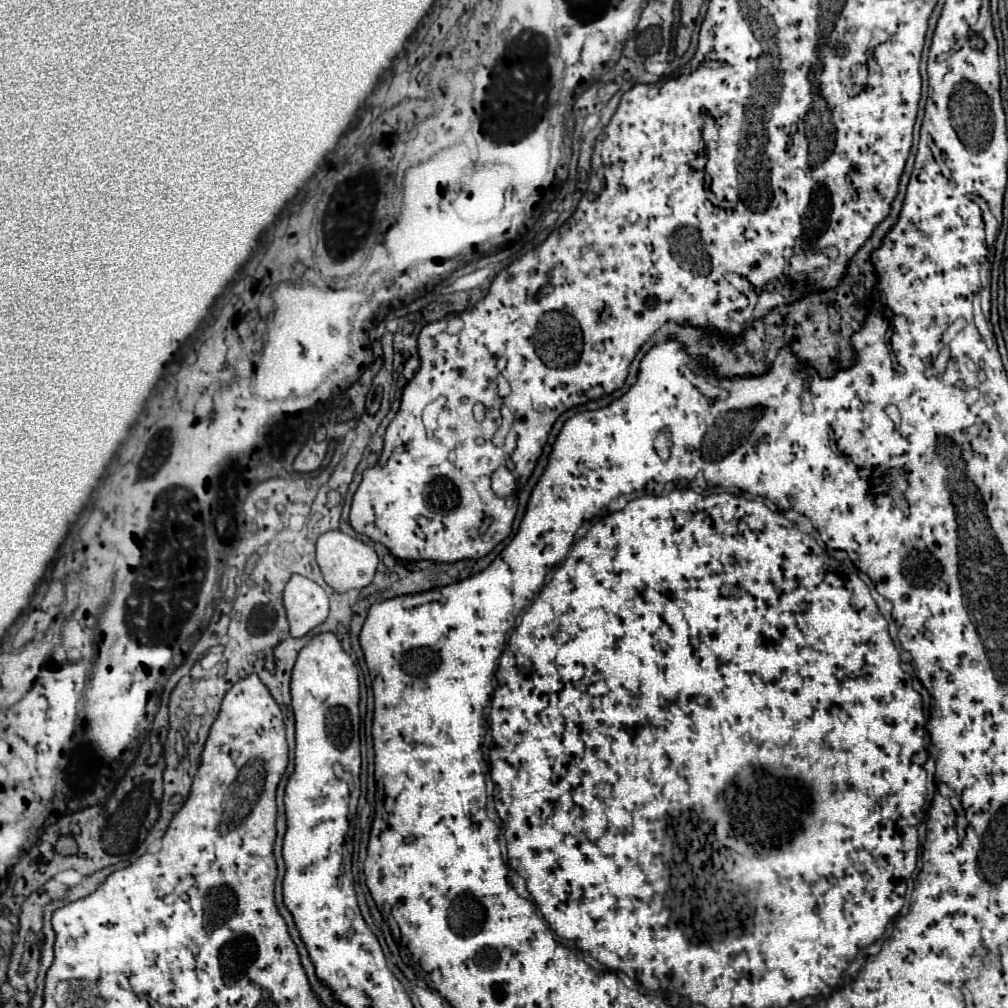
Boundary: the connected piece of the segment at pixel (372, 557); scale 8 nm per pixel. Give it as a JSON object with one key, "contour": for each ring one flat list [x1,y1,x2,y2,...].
{"contour":[[340,530,326,532,316,542,316,560,322,570,322,576,330,588,336,592,348,592,352,588,364,588,372,582,376,566,378,566,378,554,370,544,364,544,358,538,352,538]]}

